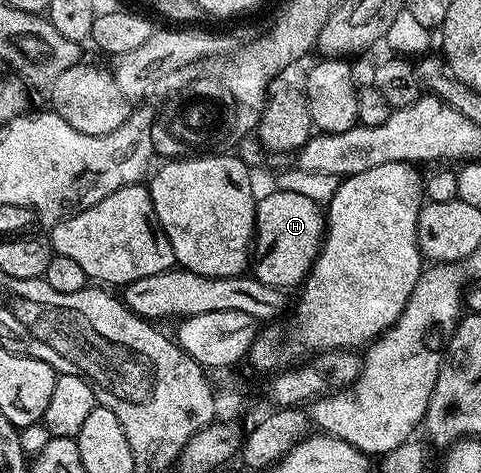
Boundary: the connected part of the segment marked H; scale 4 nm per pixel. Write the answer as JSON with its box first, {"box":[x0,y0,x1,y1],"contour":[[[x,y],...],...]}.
{"box":[252,191,328,289],"contour":[[[271,191],[266,197],[258,200],[256,252],[262,257],[259,260],[257,257],[252,275],[254,279],[273,288],[297,289],[309,276],[324,247],[328,220],[324,215],[323,205],[312,198],[298,193]]]}

